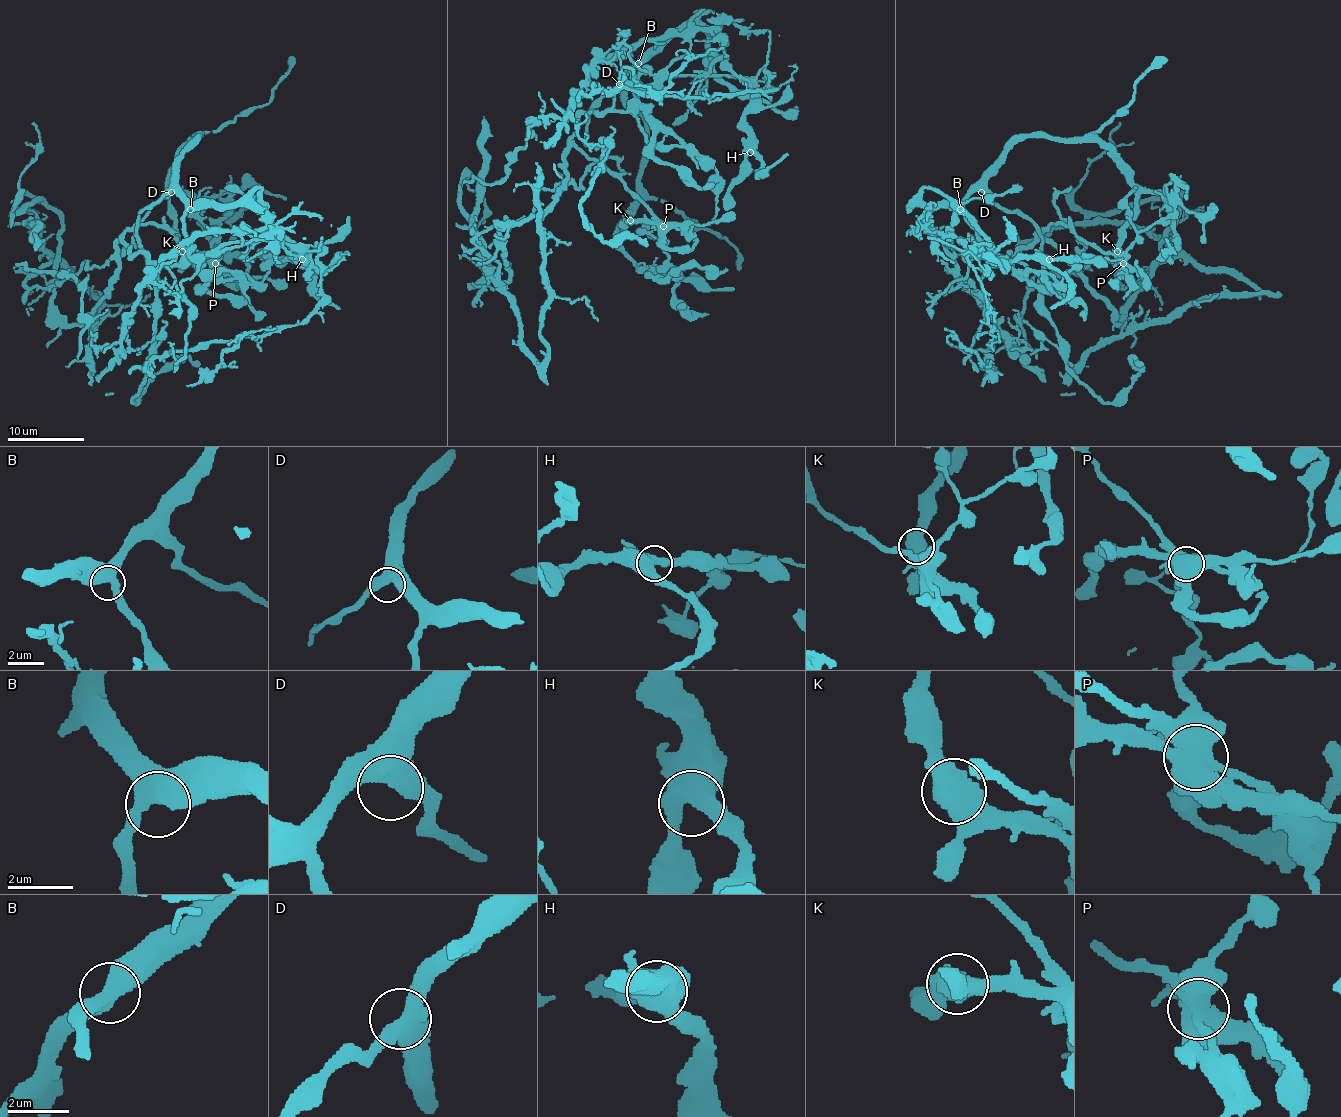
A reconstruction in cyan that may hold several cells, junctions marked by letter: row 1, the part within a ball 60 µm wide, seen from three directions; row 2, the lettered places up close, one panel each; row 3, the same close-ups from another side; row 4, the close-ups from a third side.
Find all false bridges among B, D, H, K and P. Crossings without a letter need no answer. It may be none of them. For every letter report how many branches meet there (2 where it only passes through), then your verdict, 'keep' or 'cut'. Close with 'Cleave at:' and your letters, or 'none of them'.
B: 3 | keep
D: 2 | keep
H: 3 | keep
K: 2 | keep
P: 2 | cut
Cleave at: P

